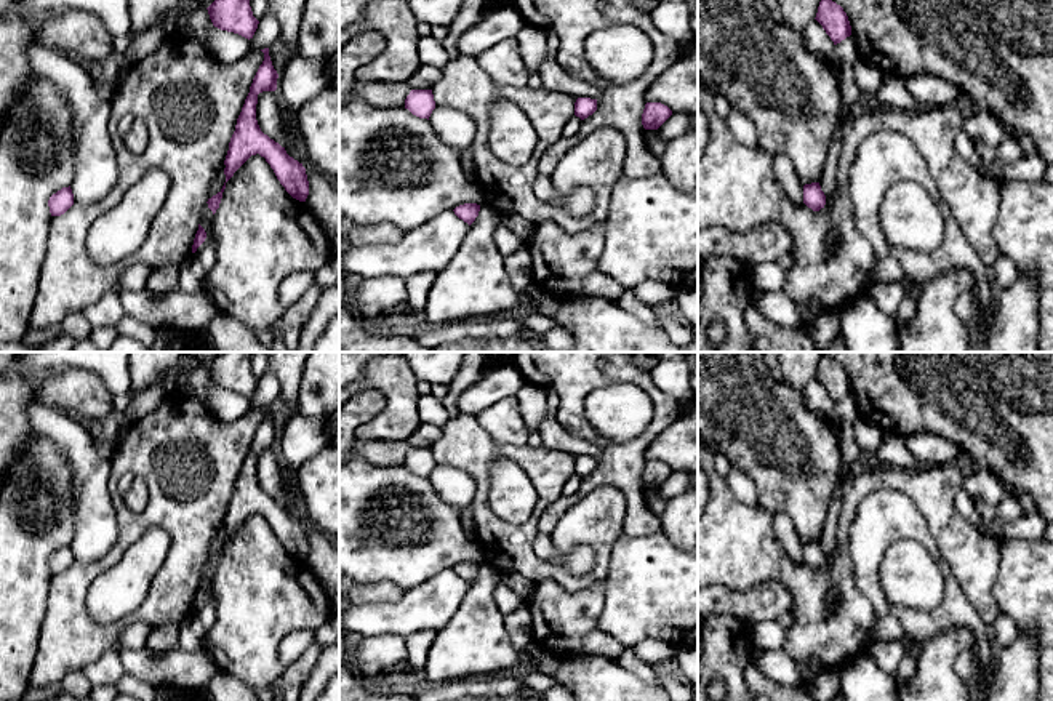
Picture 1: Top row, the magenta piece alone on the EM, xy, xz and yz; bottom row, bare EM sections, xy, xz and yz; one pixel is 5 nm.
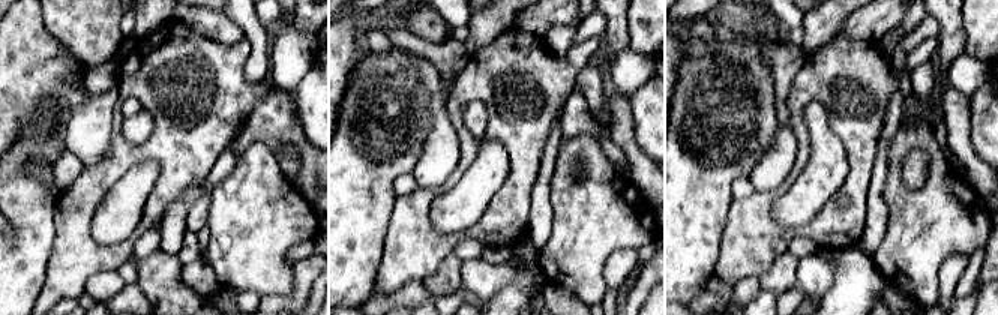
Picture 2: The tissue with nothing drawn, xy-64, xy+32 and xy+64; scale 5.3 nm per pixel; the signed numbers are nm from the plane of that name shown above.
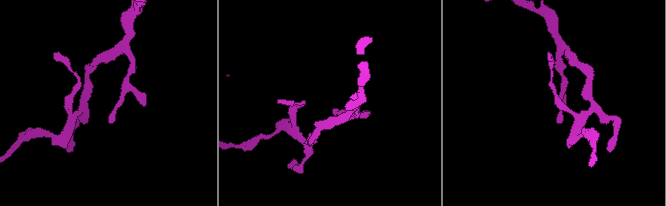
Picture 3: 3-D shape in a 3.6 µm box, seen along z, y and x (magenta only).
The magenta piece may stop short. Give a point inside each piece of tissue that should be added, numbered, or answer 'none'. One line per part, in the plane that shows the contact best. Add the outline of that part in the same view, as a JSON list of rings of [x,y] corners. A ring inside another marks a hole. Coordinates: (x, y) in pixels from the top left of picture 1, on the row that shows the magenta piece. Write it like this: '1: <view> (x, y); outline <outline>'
none

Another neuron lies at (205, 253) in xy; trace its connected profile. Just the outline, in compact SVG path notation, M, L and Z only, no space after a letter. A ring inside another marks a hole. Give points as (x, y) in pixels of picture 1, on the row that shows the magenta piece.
M208 203L203 206L200 214L200 226L206 232L205 242L197 248L194 256L198 259L200 266L203 267L205 274L211 270L216 261L216 240L214 240L214 214L208 208Z

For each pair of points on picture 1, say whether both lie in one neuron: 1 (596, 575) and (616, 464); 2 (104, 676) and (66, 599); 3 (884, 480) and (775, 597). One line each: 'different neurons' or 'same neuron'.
1: different neurons
2: different neurons
3: different neurons

